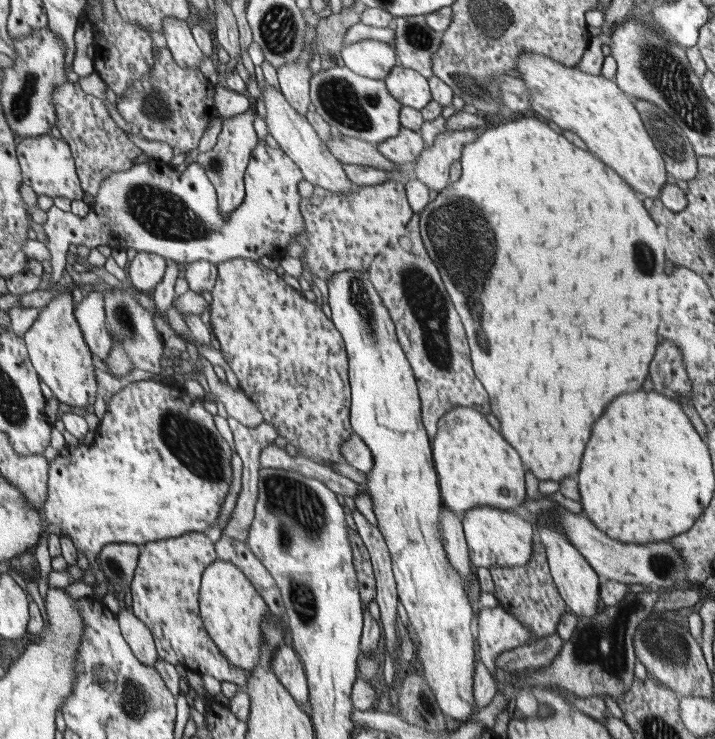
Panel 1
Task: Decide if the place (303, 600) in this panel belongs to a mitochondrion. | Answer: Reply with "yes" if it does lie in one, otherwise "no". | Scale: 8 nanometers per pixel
yes

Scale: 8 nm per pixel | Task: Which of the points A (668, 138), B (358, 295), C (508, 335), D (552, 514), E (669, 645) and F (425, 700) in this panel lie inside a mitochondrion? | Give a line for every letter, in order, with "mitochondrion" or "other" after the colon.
A: mitochondrion
B: mitochondrion
C: other
D: other
E: mitochondrion
F: mitochondrion

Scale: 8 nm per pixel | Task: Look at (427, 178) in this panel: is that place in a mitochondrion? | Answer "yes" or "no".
no

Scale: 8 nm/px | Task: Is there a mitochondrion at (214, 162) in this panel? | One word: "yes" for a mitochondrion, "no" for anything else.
yes

